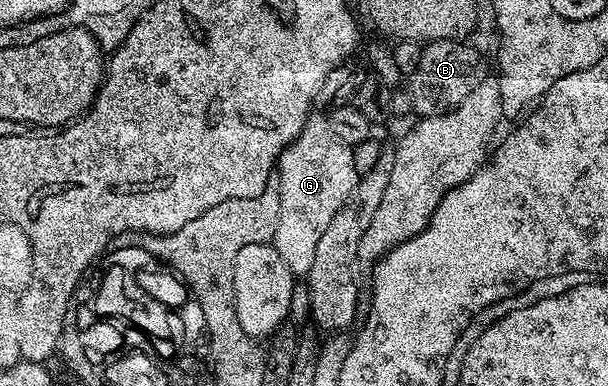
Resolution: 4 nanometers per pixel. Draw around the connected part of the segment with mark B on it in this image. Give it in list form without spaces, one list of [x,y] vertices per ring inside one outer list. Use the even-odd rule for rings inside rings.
[[[445,40],[443,42],[429,42],[424,51],[424,62],[420,62],[420,70],[416,70],[416,78],[411,81],[412,87],[406,90],[407,97],[412,98],[412,106],[416,109],[416,116],[429,118],[450,112],[484,78],[489,77],[489,63],[485,61],[479,49],[471,50],[460,40]]]

